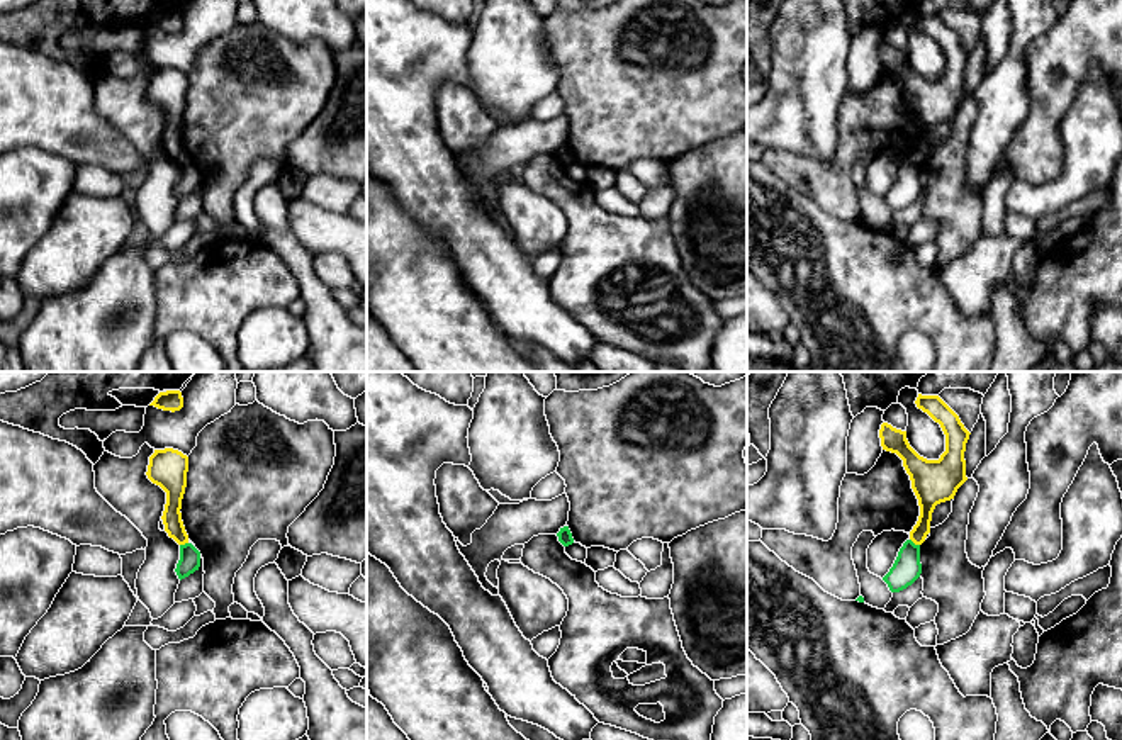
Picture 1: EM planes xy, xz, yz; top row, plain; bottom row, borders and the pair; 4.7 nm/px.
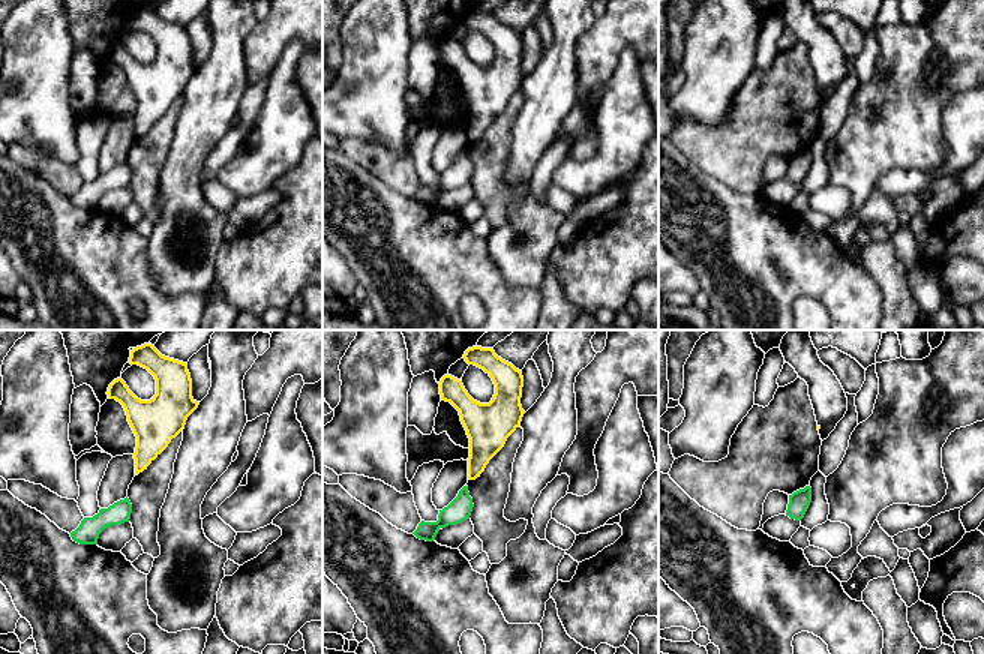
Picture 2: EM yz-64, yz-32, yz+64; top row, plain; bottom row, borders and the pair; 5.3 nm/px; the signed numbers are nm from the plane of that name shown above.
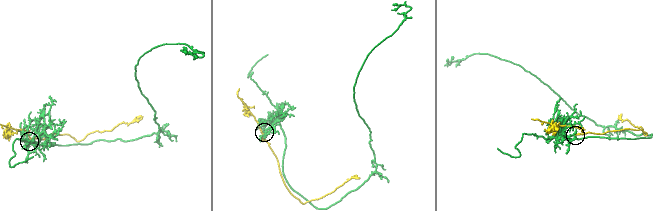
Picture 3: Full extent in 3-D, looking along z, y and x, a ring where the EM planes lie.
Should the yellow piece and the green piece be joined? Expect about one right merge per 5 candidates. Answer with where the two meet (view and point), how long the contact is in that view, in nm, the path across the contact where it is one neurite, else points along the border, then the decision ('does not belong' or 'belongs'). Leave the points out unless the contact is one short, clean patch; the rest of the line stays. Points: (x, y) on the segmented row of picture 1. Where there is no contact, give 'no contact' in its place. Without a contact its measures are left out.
yz (915, 543) | 60 nm | along yz (910, 538), (919, 545) | does not belong

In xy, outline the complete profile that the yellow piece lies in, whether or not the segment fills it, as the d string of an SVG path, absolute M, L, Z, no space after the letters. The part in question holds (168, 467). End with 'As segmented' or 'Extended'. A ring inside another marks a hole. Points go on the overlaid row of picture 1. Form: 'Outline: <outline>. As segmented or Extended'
Outline: M154 450L149 457L148 479L166 492L163 511L165 531L178 545L188 543L188 535L182 521L182 499L187 487L188 457L178 450Z. As segmented

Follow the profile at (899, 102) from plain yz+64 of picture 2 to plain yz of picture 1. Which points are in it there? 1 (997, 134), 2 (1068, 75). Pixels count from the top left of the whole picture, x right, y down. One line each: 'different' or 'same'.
1: different
2: same

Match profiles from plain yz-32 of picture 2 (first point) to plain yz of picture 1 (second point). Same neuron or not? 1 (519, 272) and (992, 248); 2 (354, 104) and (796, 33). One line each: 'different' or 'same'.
1: same
2: same

